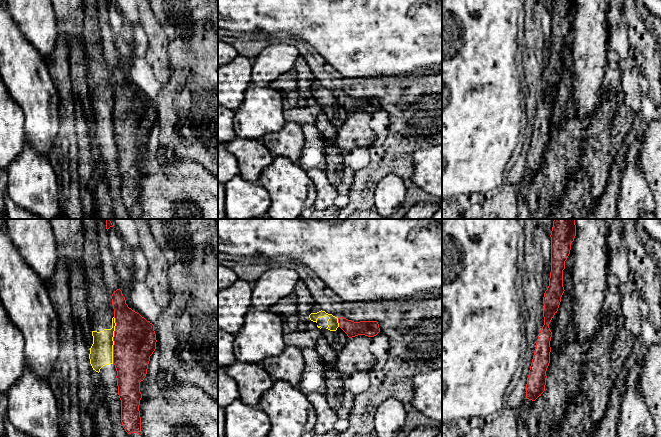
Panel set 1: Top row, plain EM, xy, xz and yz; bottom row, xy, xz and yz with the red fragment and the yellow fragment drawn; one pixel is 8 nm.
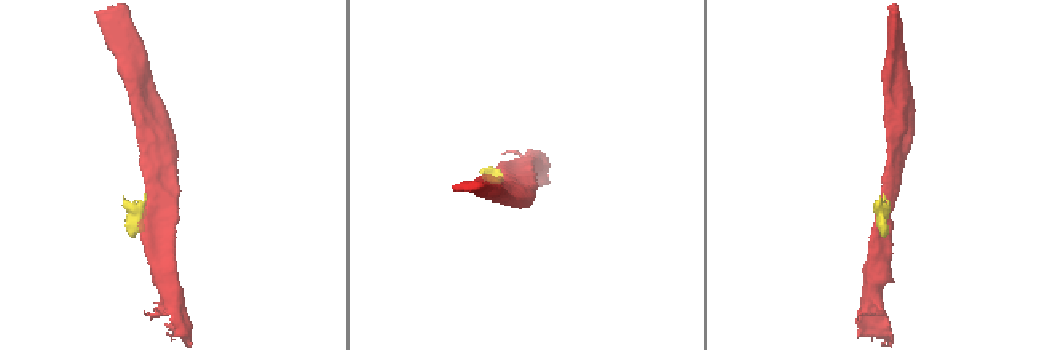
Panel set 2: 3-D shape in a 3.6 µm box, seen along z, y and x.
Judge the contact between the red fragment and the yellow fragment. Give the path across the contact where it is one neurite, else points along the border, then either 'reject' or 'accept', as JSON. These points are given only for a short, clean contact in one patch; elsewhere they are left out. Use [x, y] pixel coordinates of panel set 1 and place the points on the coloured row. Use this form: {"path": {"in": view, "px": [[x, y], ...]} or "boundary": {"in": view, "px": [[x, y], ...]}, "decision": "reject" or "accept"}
{"boundary": {"in": "xy", "px": [[114, 317], [115, 330], [112, 363]]}, "decision": "reject"}

